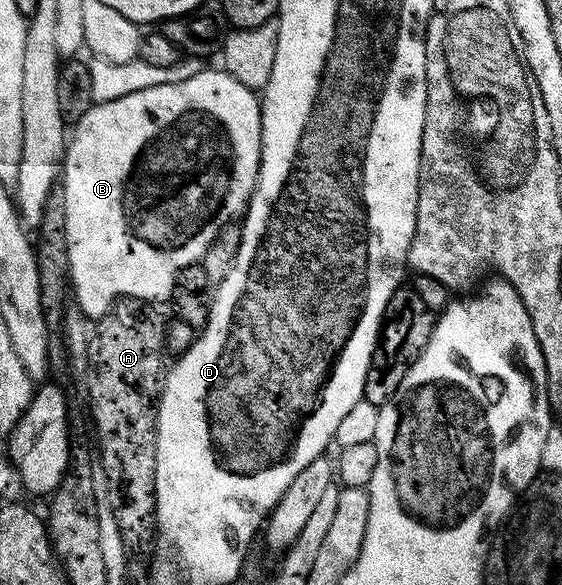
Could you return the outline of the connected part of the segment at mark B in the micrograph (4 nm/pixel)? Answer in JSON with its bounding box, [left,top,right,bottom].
[62,69,261,320]

